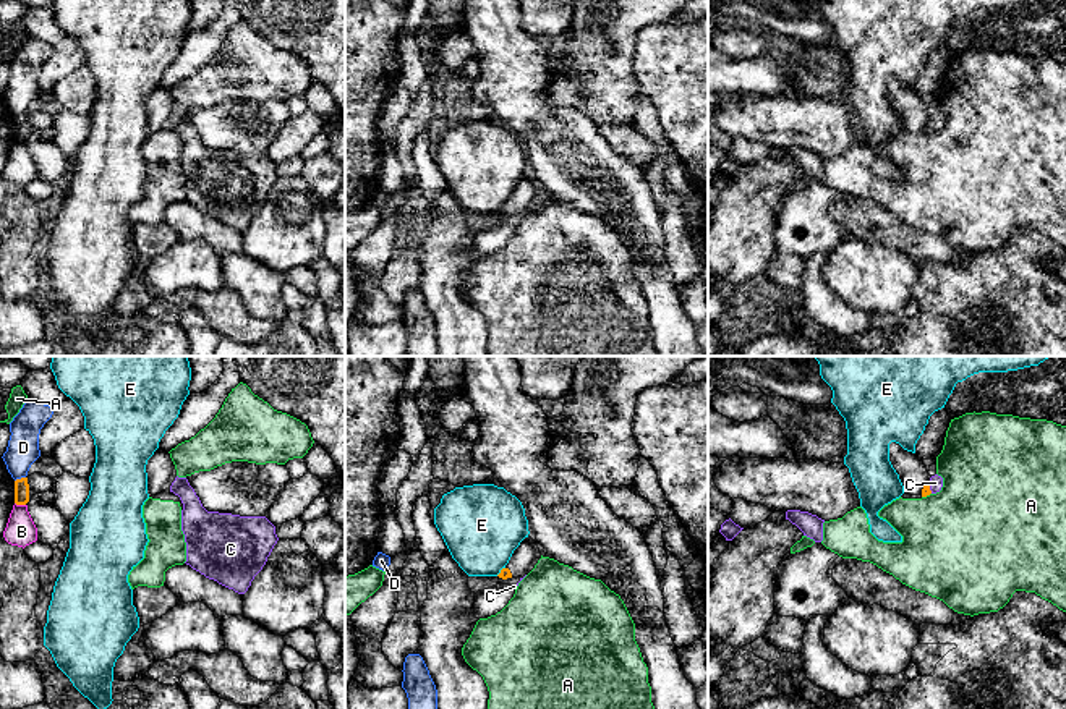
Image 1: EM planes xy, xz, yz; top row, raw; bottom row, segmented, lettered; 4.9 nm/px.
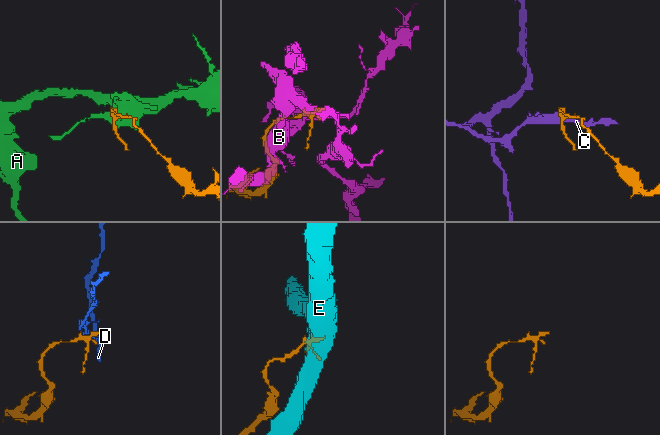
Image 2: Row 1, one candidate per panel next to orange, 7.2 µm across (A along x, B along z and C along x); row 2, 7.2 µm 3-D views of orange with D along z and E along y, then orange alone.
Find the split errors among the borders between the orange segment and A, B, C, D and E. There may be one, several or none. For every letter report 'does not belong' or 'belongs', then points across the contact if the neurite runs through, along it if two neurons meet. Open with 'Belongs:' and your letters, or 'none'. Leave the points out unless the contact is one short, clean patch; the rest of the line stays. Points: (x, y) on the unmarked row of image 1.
Belongs: C
A: does not belong
B: does not belong
C: belongs | across yz (925, 128), (929, 125), (935, 120)
D: does not belong | along xy (25, 114), (15, 118)
E: does not belong

